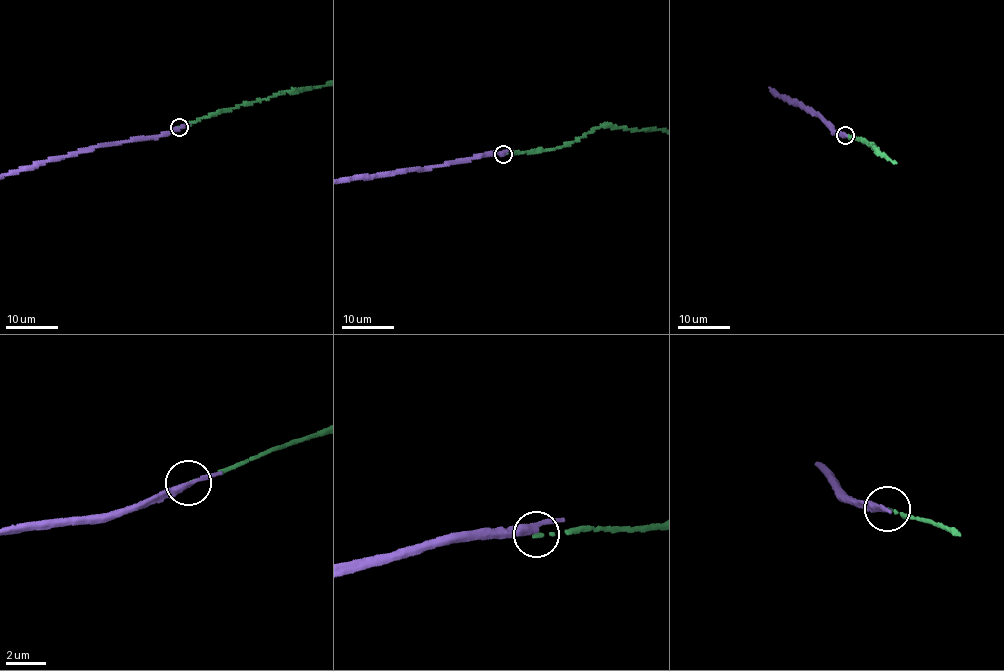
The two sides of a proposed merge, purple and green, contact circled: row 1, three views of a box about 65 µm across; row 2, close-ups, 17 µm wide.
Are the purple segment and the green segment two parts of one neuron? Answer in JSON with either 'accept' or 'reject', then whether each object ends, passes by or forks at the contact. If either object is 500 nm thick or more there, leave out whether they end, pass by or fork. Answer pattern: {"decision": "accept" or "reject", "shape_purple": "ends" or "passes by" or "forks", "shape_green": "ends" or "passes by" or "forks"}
{"decision": "reject", "shape_purple": "passes by", "shape_green": "ends"}

